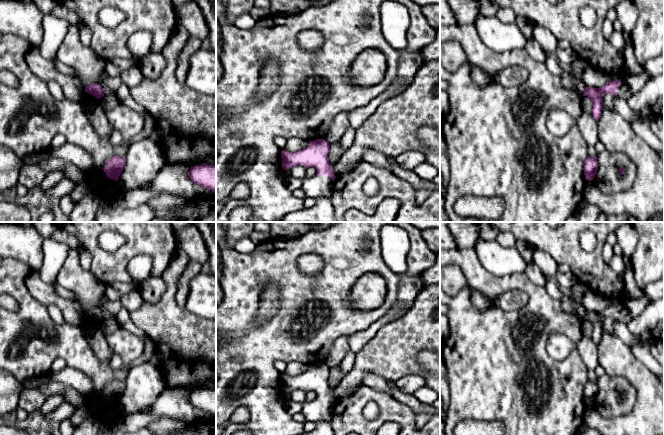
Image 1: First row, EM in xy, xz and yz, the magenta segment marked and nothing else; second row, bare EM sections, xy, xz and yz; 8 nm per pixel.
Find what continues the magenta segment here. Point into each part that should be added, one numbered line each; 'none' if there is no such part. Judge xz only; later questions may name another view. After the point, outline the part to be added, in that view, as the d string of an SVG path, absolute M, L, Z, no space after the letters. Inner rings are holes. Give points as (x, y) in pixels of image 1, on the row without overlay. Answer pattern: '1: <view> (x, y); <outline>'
1: xz (317, 410); M328 400L305 401L301 413L306 422L332 421L333 404Z

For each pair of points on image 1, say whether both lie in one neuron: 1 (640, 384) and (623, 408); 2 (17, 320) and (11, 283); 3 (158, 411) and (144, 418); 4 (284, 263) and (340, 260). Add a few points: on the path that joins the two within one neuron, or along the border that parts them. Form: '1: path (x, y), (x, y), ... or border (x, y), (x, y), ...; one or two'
1: border (614, 375), (624, 377), (634, 388); two
2: path (23, 311), (23, 297), (20, 292); one
3: path (155, 414), (147, 418); one
4: path (298, 249), (300, 247), (326, 247); one

